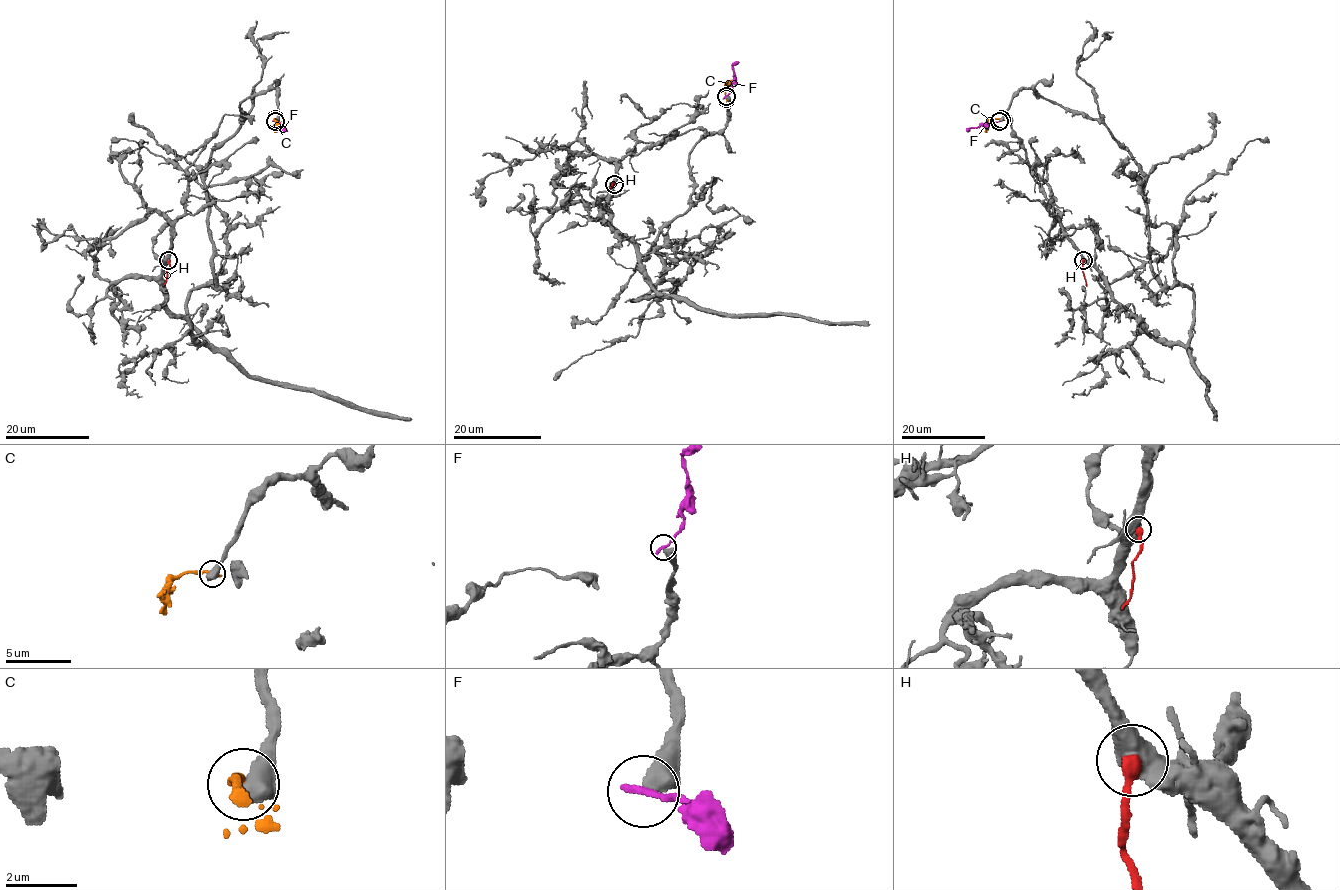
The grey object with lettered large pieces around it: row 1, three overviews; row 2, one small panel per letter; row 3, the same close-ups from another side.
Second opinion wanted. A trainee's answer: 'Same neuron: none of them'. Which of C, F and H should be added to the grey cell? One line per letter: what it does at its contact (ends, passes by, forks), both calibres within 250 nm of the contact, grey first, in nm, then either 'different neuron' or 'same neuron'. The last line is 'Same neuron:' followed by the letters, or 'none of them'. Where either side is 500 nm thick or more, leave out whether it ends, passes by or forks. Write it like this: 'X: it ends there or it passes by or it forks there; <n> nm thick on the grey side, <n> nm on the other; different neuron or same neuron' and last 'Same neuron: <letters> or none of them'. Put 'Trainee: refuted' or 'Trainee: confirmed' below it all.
C: 700 nm thick on the grey side, 260 nm on the other; different neuron
F: 500 nm thick on the grey side, 240 nm on the other; different neuron
H: 550 nm thick on the grey side, 400 nm on the other; different neuron
Same neuron: none of them
Trainee: confirmed

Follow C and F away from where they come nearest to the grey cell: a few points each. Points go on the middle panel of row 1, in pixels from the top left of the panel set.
C: (726, 98), (727, 80)
F: (725, 96), (732, 88), (733, 66), (738, 61)

